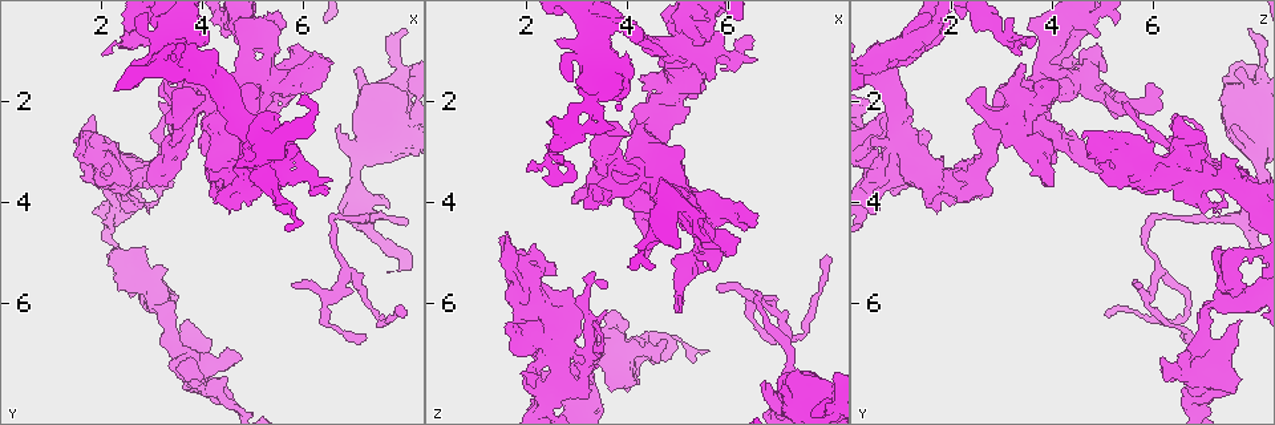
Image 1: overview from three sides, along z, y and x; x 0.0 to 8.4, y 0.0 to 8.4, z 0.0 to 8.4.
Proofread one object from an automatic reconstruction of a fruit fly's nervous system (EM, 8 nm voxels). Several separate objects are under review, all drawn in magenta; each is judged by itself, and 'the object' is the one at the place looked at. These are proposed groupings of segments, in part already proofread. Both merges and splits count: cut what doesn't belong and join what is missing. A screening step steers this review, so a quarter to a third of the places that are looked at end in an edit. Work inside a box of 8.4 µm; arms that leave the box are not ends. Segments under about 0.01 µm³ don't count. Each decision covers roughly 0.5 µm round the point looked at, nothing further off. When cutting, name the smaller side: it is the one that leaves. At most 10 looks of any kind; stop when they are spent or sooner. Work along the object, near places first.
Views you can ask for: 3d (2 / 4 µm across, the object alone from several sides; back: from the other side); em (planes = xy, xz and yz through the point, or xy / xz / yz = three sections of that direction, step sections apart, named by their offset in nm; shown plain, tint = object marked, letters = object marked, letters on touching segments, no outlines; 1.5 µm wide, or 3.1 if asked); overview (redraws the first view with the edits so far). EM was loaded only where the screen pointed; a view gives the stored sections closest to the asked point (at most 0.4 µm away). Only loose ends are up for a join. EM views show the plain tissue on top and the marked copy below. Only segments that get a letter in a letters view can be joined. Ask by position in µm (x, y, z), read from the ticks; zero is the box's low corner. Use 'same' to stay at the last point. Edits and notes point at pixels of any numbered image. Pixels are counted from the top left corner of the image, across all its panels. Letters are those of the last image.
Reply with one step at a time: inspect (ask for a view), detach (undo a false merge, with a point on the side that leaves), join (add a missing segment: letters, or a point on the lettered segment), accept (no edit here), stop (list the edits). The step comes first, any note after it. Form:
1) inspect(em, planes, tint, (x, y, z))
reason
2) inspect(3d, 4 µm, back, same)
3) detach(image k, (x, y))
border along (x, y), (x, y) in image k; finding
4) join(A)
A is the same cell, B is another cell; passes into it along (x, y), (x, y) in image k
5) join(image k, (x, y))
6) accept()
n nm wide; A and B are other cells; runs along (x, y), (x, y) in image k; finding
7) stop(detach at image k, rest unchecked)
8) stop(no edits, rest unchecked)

inspect(em, planes, tint, (4.50, 4.25, 1.70))
stops while still wide

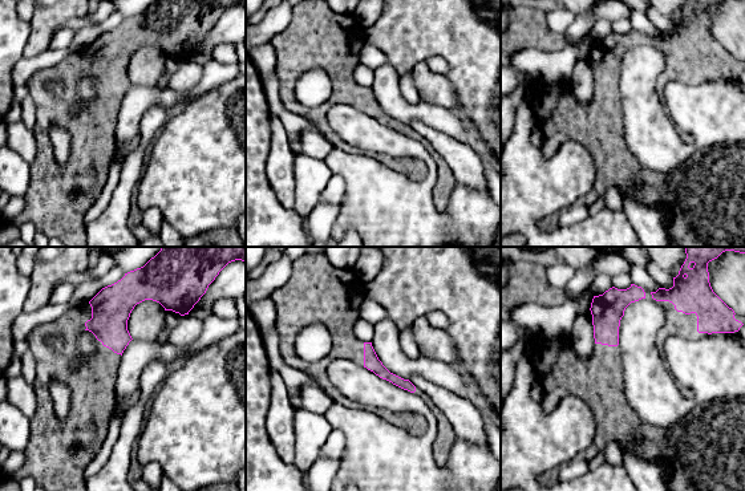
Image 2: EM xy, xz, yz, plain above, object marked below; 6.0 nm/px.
inspect(em, planes, letters, same)
see the neighbours

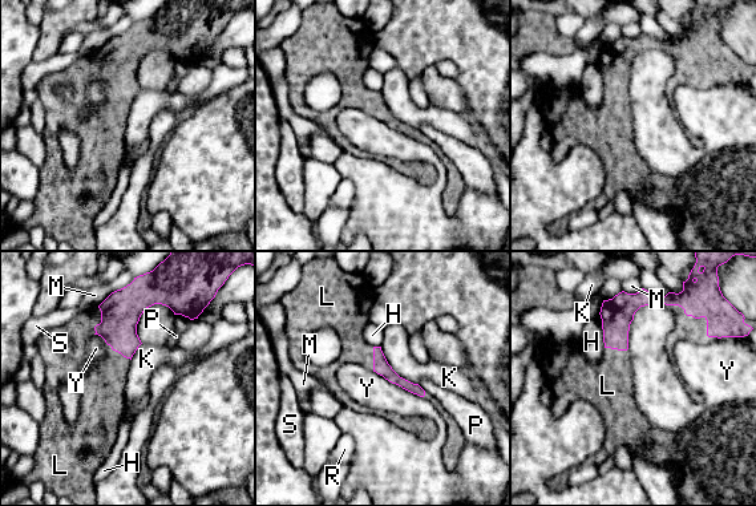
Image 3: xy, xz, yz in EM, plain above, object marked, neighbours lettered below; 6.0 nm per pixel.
join(L)
L is the same cell, H, K, M, P, R, S and Y are other cells; passes into it along (120, 312), (101, 320), (77, 331) in image 3; it goes on there

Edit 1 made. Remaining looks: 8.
inspect(em, planes, letters, (2.05, 1.05, 3.40))
free end

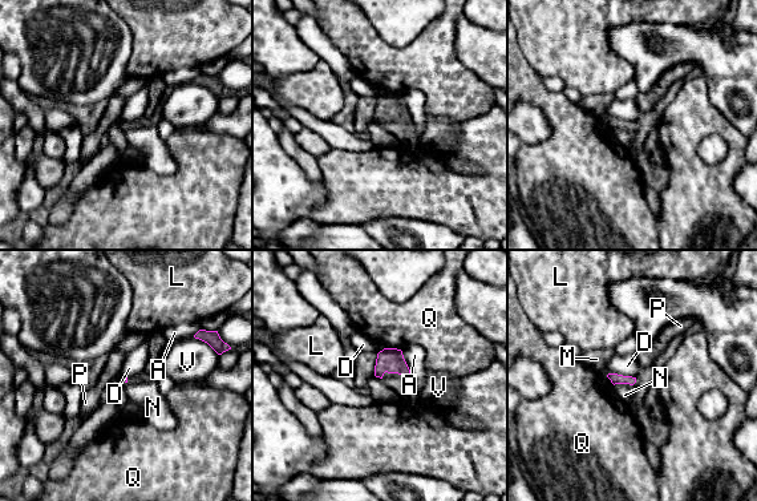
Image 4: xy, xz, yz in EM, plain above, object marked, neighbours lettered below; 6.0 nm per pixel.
accept()
A, D, L, M, N, P, Q and V are other cells; border along (606, 375), (622, 374), (635, 378) in image 4; no lettered segment goes on from it

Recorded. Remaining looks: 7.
inspect(em, xz, step 4, letters, (4.80, 7.10, 6.65))

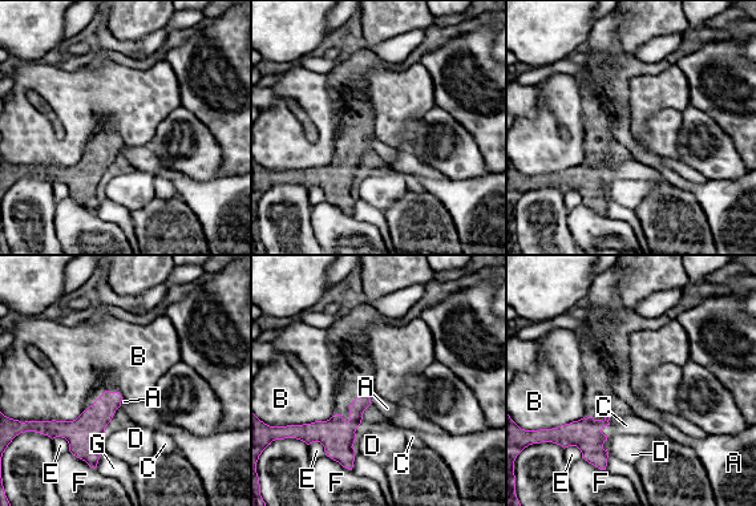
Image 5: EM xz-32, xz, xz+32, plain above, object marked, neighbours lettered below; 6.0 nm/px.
inspect(em, planes, letters, same)

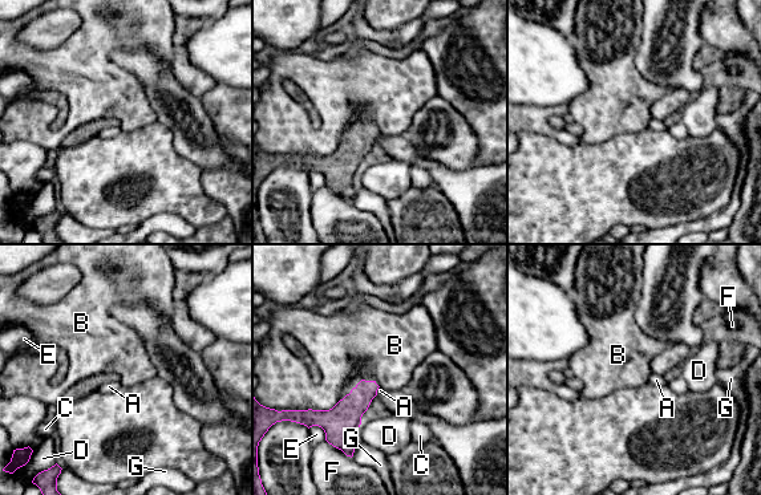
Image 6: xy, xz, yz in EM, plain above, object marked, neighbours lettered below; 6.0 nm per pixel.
accept()
A, B, C, D, E, F and G are other cells; border along (340, 400), (328, 409), (296, 410) in image 6; none of them fits

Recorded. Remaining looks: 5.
inspect(em, yz, step 4, tint, (6.80, 2.45, 7.60))
thick end

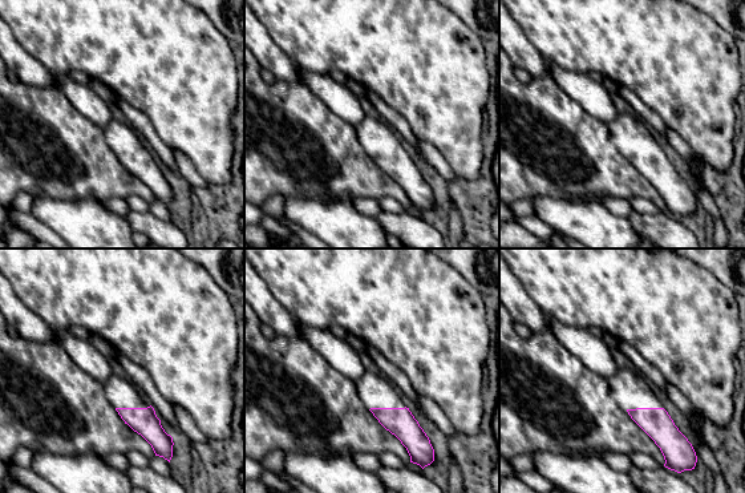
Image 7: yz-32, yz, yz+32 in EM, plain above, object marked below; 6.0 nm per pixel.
inspect(em, planes, letters, same)
cut it another way

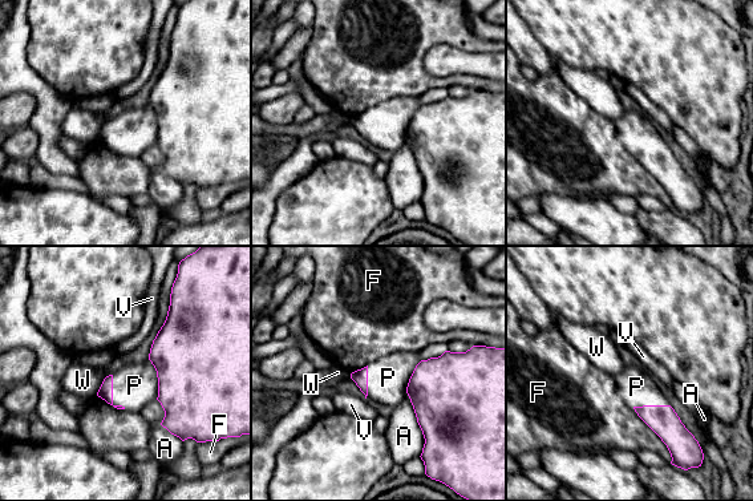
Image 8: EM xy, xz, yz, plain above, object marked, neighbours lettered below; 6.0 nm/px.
join(P)
A touches over 380 nm; P is the same cell, A, F, V and W are other cells; the cell continues

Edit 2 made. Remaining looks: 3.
stop(join at image 3, join at image 8, rest unchecked)

